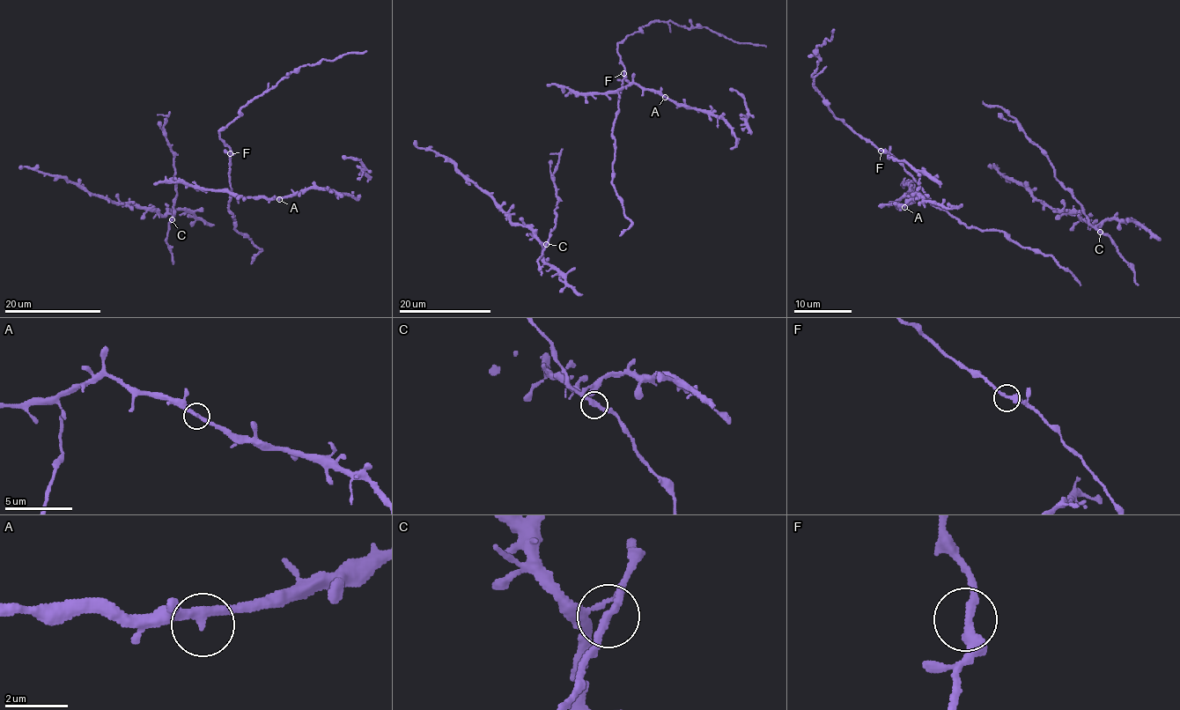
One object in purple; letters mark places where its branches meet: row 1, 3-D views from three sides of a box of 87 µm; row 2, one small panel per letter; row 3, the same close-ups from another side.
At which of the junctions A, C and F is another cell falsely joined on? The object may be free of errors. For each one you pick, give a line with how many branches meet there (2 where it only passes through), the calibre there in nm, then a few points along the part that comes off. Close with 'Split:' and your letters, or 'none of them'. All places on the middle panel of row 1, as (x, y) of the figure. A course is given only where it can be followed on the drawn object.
Split: none of them

